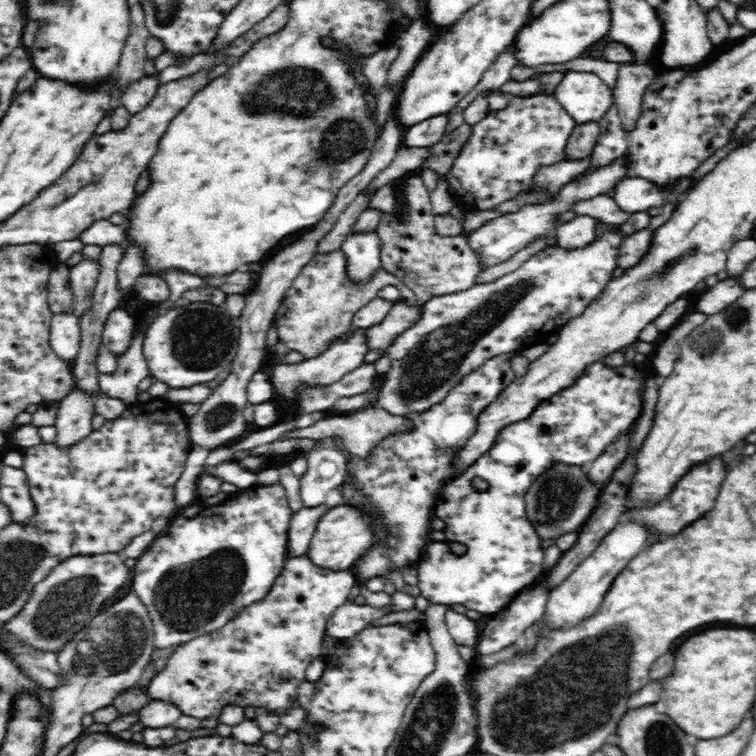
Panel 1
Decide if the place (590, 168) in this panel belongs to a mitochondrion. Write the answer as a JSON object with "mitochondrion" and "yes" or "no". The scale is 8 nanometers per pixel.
{"mitochondrion":"no"}

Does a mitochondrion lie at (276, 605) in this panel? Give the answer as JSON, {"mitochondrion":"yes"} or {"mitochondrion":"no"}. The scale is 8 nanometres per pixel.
{"mitochondrion":"no"}

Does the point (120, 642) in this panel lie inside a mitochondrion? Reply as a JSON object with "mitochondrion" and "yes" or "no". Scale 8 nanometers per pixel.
{"mitochondrion":"yes"}

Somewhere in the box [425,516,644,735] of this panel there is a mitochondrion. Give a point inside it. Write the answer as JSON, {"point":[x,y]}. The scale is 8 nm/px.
{"point":[621,640]}

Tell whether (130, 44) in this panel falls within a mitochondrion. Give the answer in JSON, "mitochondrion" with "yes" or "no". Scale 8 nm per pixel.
{"mitochondrion":"no"}

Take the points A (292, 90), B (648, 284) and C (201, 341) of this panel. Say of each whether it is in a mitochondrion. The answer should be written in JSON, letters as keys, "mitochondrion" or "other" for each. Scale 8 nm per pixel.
{"A":"mitochondrion","B":"mitochondrion","C":"mitochondrion"}

